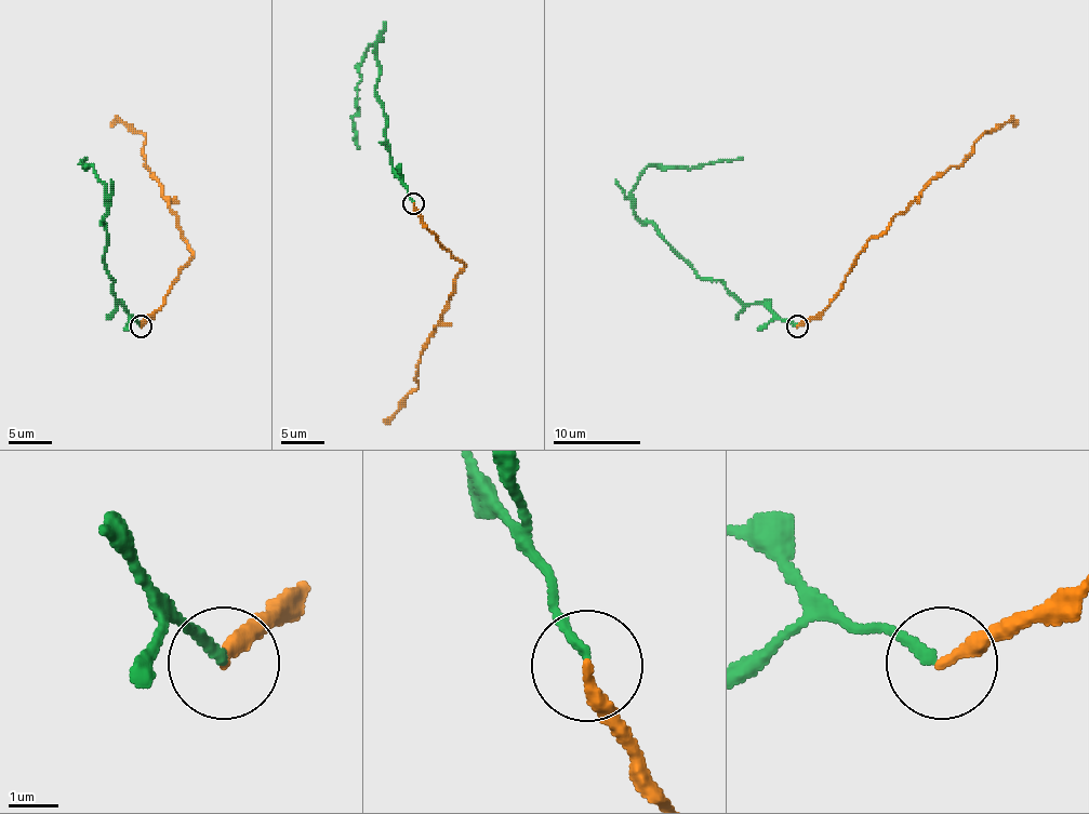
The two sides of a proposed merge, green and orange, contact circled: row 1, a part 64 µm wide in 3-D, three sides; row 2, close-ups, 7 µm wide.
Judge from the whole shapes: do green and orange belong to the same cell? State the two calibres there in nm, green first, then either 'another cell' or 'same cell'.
190/260 nm | another cell

